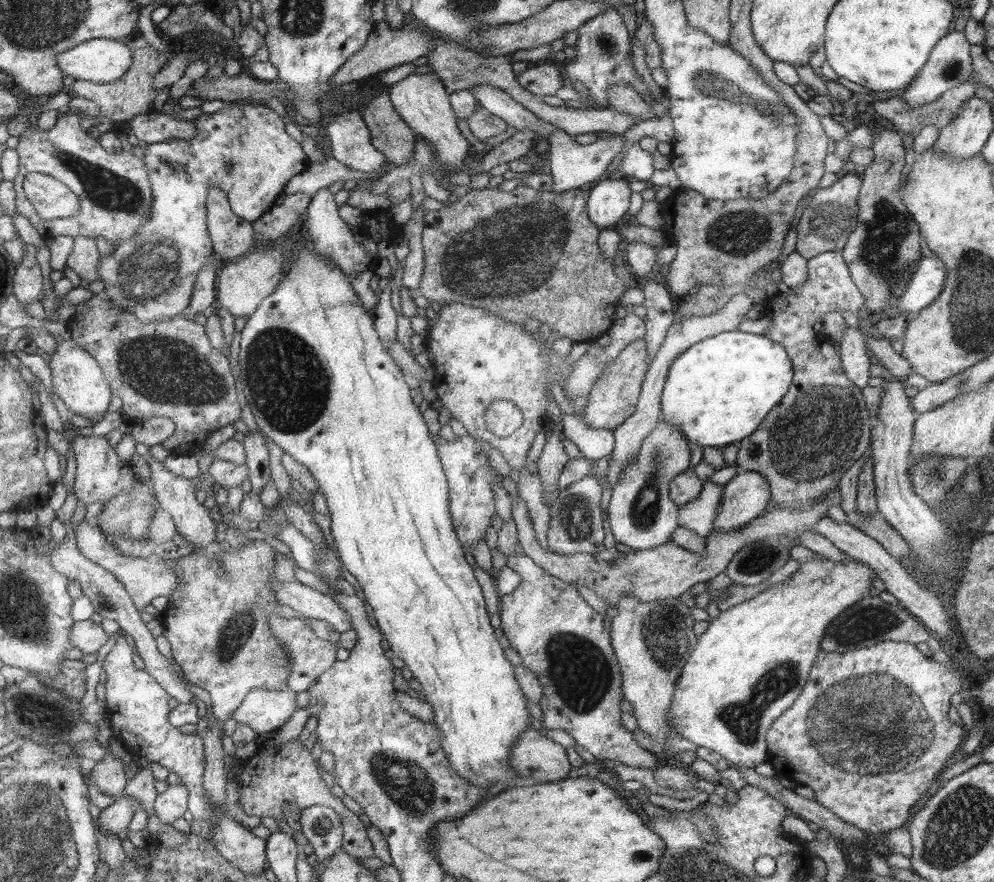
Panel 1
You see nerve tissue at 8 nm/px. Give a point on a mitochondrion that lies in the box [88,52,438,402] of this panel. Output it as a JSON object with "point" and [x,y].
{"point":[148,270]}

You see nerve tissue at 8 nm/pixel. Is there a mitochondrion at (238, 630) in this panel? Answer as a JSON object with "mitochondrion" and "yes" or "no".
{"mitochondrion":"yes"}

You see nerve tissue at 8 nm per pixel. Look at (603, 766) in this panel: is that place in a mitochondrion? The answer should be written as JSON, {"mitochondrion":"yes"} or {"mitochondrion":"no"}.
{"mitochondrion":"no"}

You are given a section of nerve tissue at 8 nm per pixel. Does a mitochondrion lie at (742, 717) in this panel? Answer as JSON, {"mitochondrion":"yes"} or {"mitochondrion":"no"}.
{"mitochondrion":"yes"}

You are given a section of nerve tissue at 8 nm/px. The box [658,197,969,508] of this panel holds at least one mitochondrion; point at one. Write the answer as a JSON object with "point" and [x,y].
{"point":[818,432]}

